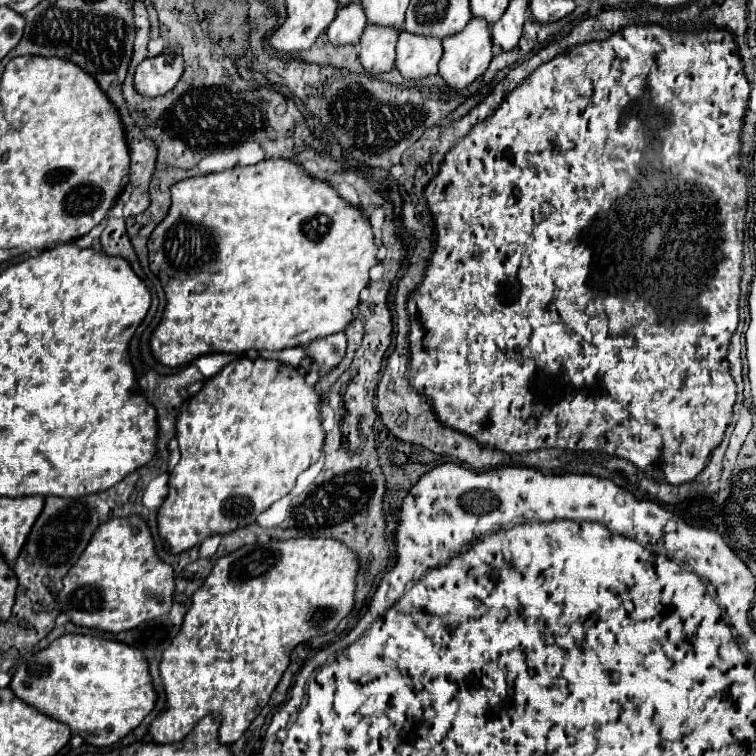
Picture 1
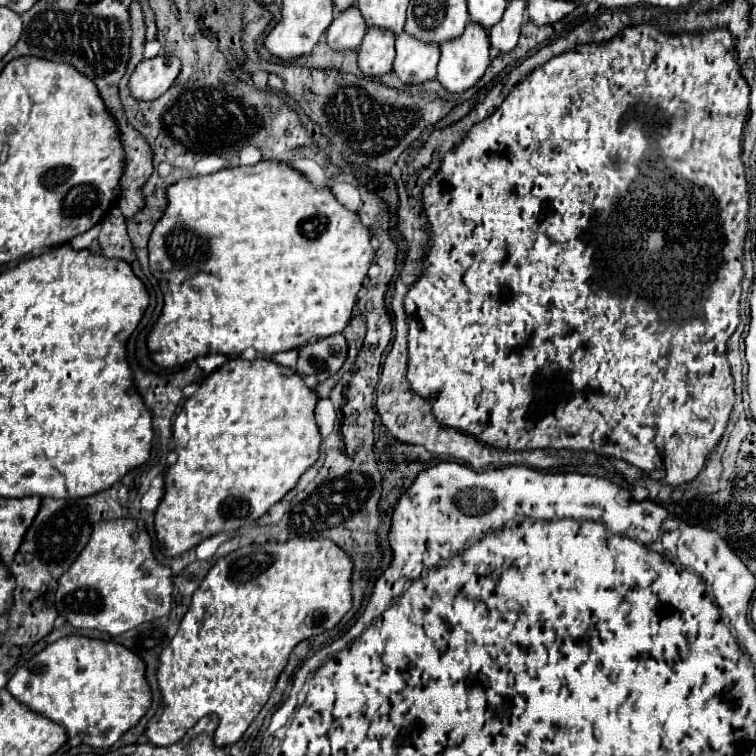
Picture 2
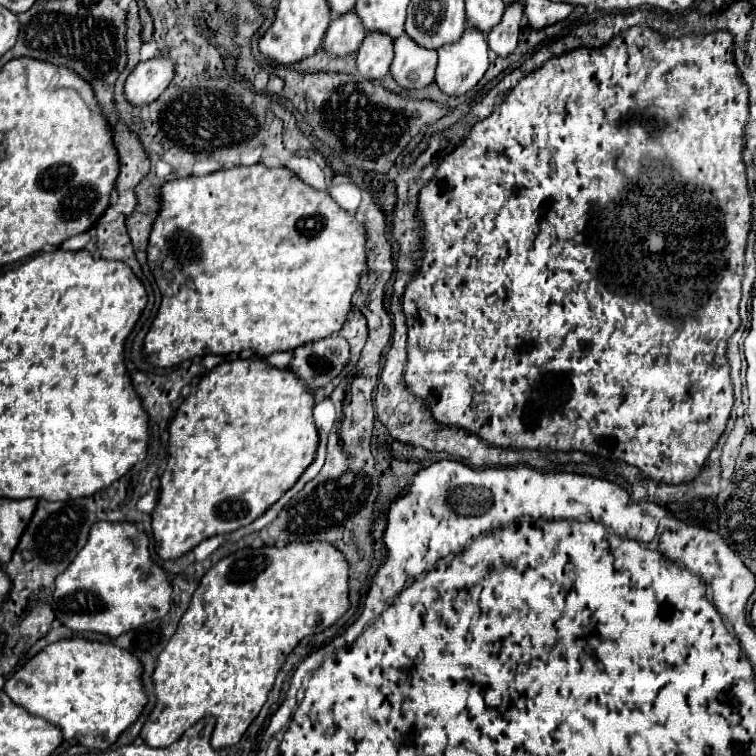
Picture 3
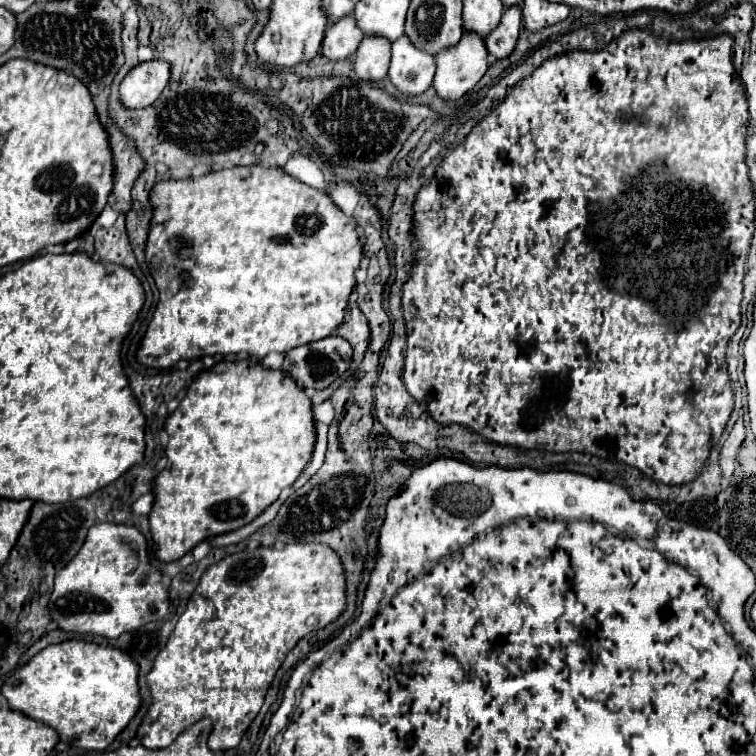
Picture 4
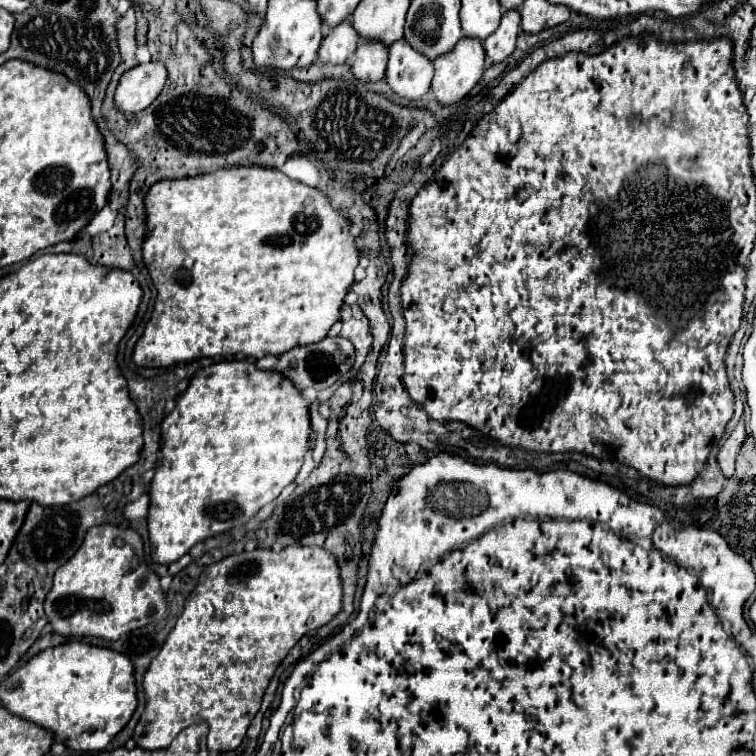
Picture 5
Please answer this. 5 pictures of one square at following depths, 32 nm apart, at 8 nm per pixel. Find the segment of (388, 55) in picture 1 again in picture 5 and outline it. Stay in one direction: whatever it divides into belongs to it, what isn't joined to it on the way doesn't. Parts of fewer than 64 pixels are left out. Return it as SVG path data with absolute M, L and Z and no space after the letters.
M362 40L352 56L350 68L360 82L378 82L384 78L388 62L388 48L376 40Z

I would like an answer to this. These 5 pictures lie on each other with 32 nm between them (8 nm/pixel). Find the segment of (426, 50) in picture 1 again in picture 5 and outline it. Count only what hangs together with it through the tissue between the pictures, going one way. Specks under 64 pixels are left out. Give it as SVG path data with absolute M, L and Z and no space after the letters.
M398 40L390 46L390 58L384 80L398 98L422 98L430 90L432 74L432 62L426 56L412 50L404 40Z

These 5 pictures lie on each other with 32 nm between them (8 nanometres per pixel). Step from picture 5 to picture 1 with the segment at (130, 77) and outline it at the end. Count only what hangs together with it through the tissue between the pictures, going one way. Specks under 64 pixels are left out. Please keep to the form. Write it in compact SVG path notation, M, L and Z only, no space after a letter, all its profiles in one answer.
M160 54L154 58L146 58L134 74L134 90L140 96L156 98L166 94L176 86L184 72L182 56L176 54Z

